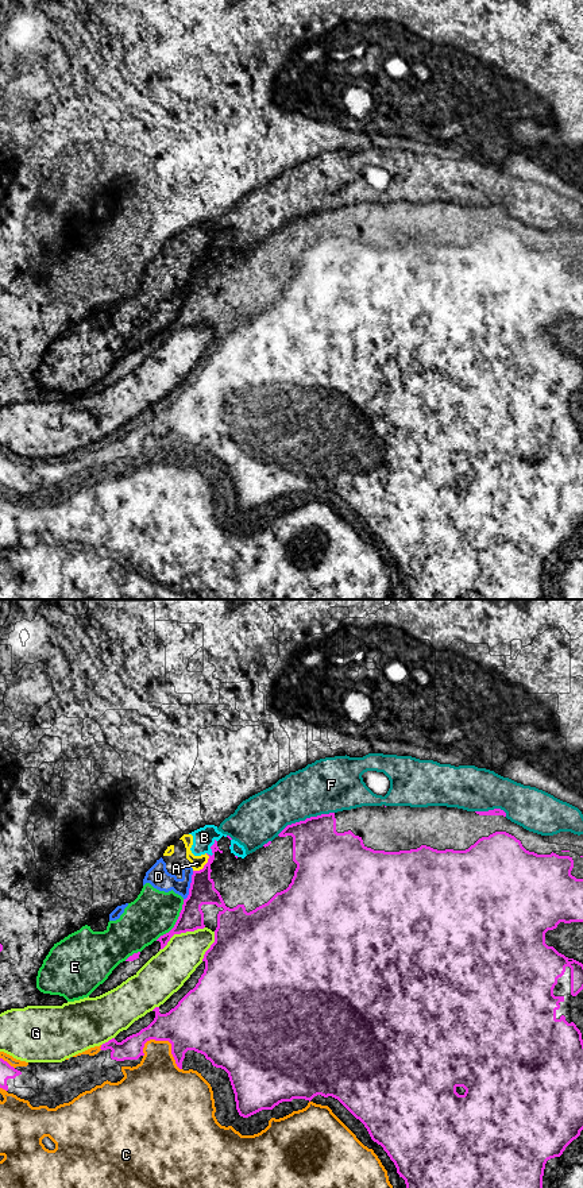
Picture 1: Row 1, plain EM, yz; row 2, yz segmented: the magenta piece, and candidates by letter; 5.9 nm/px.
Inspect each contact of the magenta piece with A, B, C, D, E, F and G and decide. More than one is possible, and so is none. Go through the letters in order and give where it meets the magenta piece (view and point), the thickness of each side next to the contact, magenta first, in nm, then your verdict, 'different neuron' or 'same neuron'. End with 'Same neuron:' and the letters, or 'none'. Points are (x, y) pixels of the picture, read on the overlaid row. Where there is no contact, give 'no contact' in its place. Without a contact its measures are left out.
A: contact yz (204, 866); calibres 150 and 90 nm; different neuron
B: contact yz (211, 848); calibres 140 and 130 nm; different neuron
C: contact yz (170, 1042); calibres 380 and 300 nm; different neuron
D: contact yz (190, 886); calibres 150 and 130 nm; different neuron
E: contact yz (176, 922); calibres 150 and 280 nm; different neuron
F: contact yz (307, 818); calibres 340 and 320 nm; different neuron
G: contact yz (181, 932); calibres 150 and 240 nm; different neuron
Same neuron: none

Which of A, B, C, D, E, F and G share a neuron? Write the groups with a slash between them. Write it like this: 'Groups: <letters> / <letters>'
Groups: A B D E F / C / G

